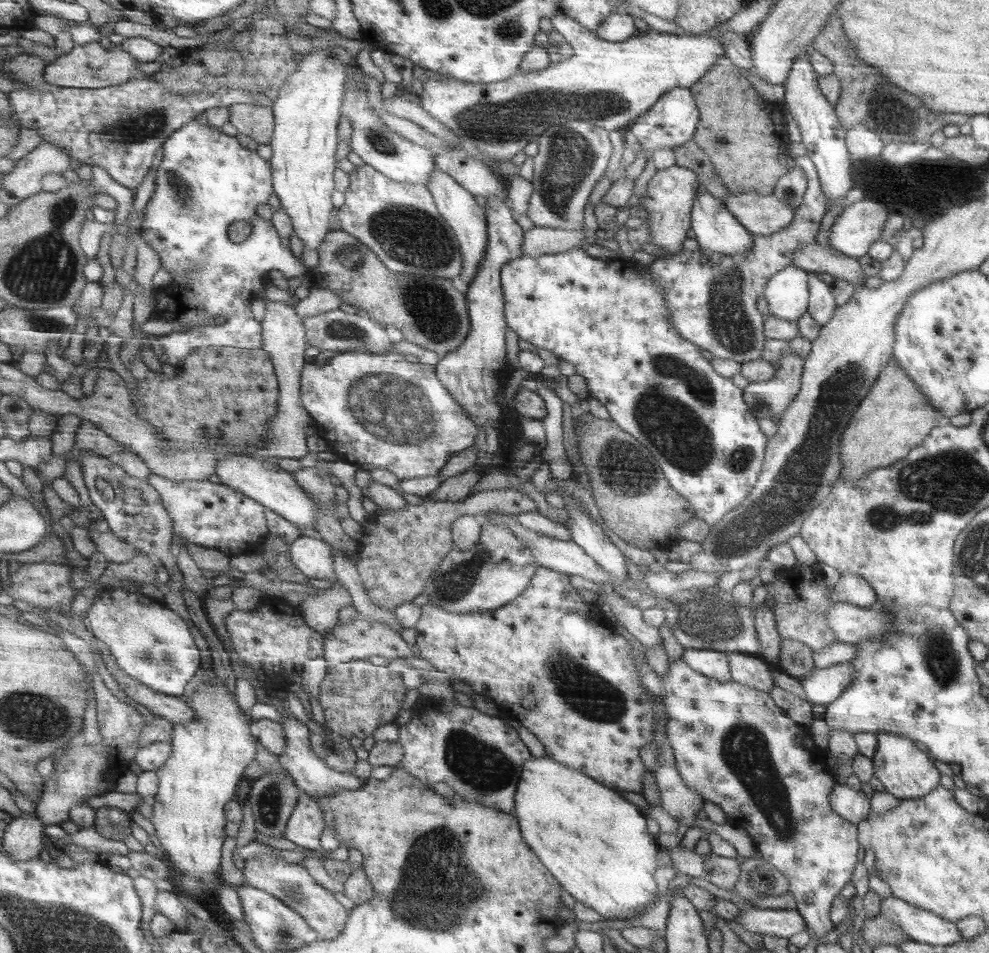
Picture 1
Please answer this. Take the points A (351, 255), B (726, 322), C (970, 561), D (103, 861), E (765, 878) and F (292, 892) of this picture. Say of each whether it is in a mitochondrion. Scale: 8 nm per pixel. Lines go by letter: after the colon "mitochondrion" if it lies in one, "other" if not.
A: mitochondrion
B: mitochondrion
C: mitochondrion
D: other
E: other
F: mitochondrion

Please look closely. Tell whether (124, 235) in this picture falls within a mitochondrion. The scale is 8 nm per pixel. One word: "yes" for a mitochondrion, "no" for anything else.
no

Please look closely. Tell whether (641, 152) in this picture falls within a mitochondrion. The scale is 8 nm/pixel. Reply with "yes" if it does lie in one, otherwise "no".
no

